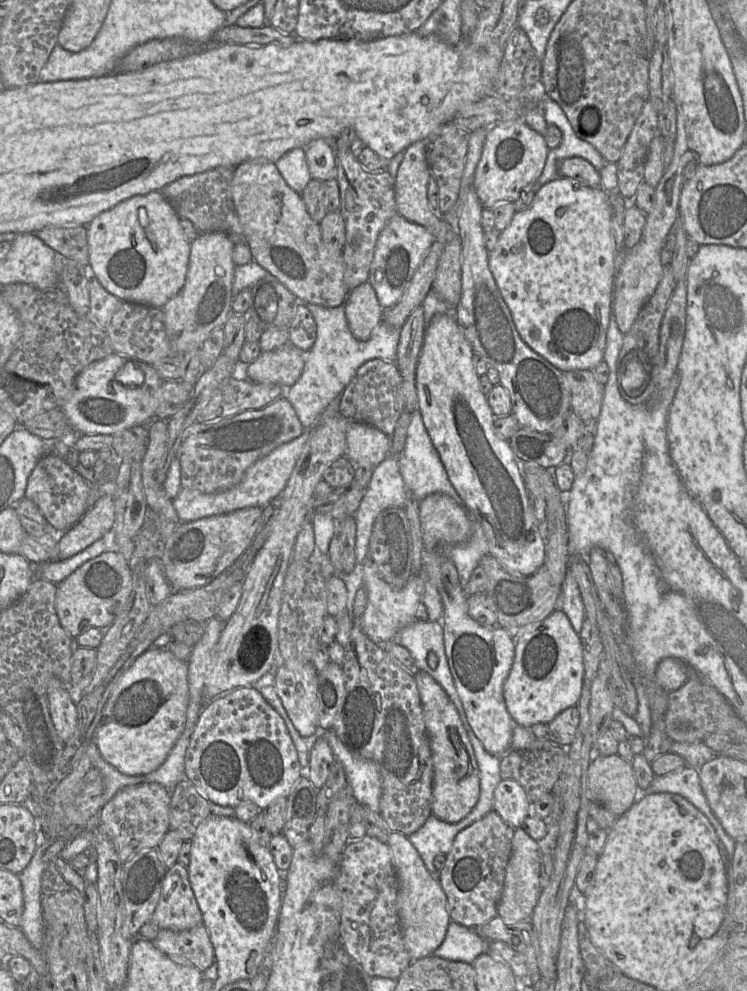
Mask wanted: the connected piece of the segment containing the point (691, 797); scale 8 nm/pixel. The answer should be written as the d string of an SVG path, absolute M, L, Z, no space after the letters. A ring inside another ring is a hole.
M691 767L675 770L662 776L654 776L650 786L641 794L672 793L687 799L702 812L709 822L719 822L703 793L698 770Z

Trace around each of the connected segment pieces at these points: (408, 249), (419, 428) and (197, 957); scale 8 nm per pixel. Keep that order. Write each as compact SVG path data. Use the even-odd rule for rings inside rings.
M399 214L394 215L380 232L368 282L374 288L383 309L393 307L401 299L434 240L435 237L428 228L410 222Z
M419 409L413 413L405 446L402 453L397 457L397 461L408 491L410 491L418 501L421 501L428 495L441 493L450 496L458 504L464 505L463 500L448 478L447 471L431 441Z
M204 924L186 931L161 929L152 943L176 963L192 965L202 973L215 961L214 948Z

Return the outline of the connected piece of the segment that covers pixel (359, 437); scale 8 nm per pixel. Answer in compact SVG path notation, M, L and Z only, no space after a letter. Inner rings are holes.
M350 421L345 456L356 466L376 467L390 453L390 436L379 429Z

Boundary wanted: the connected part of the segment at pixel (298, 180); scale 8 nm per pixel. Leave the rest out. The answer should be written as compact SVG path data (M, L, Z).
M293 148L274 163L287 185L299 194L312 178L304 148Z

